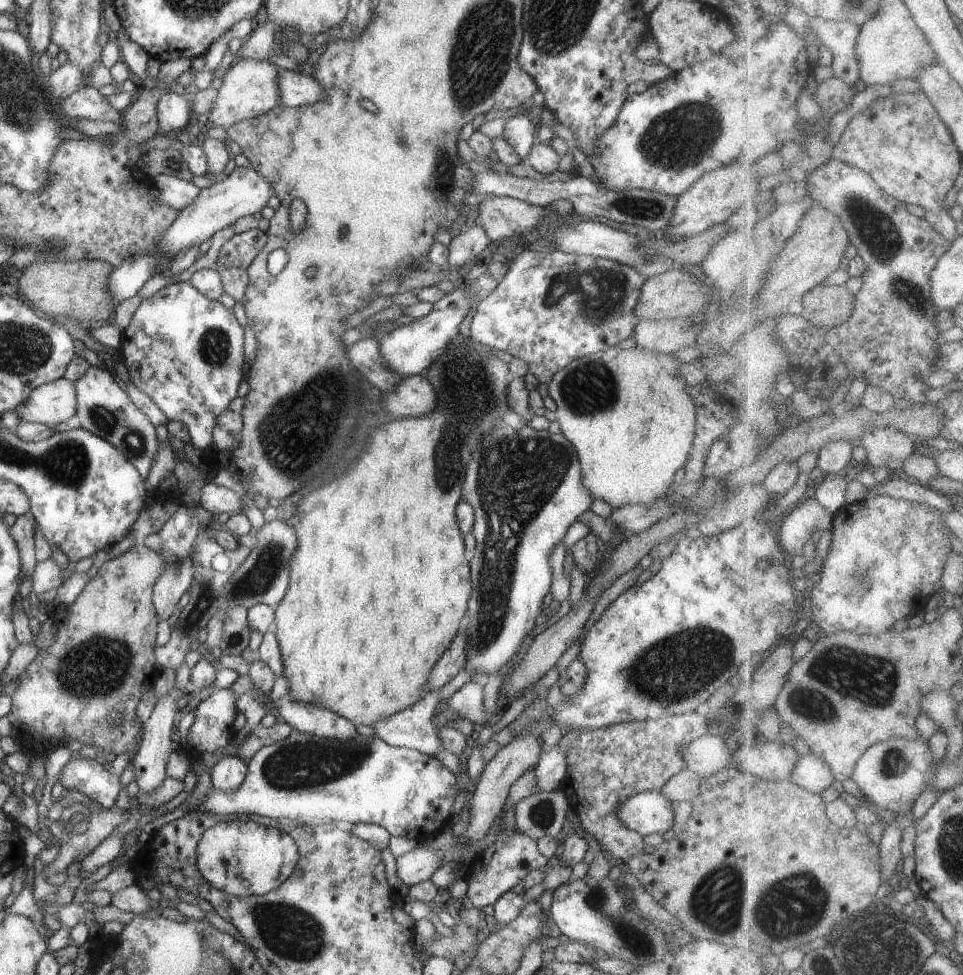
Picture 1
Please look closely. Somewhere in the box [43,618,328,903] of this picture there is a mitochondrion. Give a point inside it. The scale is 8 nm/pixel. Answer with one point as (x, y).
(95, 669)

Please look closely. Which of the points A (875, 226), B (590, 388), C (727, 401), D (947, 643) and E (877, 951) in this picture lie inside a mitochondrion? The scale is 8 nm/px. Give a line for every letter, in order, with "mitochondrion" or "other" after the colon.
A: mitochondrion
B: mitochondrion
C: other
D: other
E: mitochondrion

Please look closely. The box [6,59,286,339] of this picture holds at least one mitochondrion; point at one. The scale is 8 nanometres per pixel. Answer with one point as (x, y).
(54, 246)

